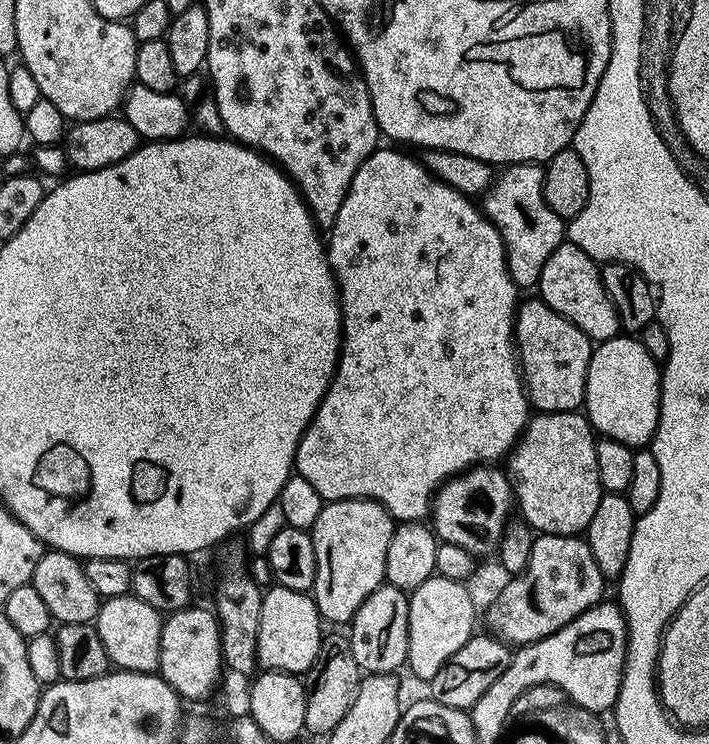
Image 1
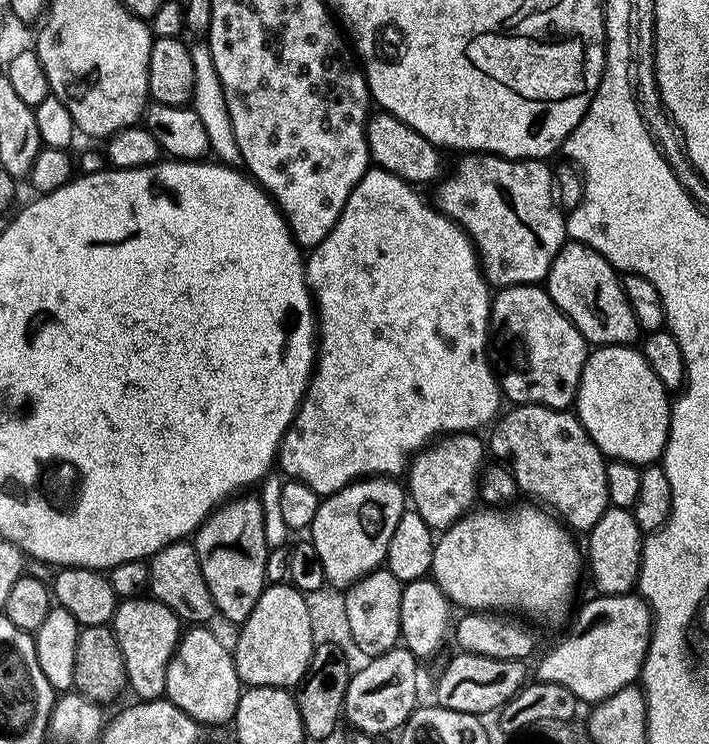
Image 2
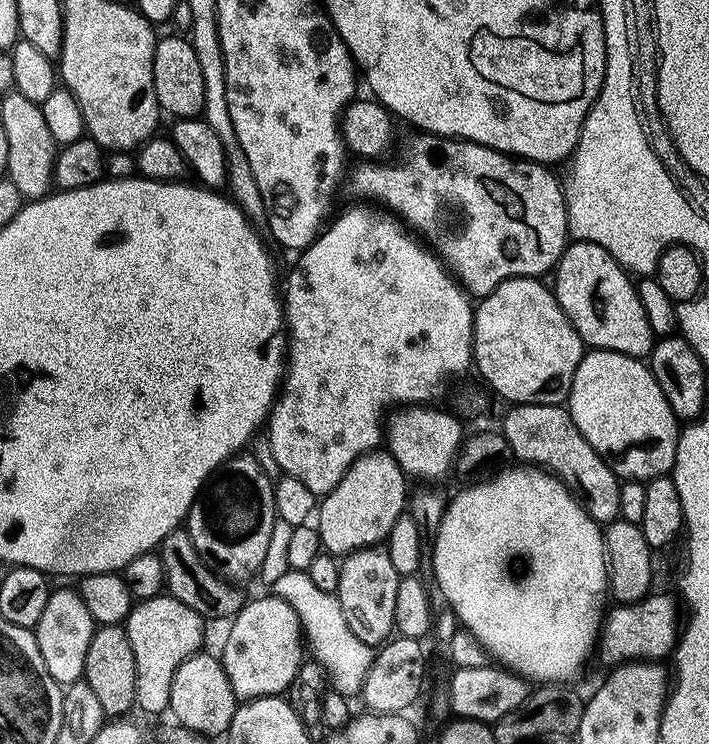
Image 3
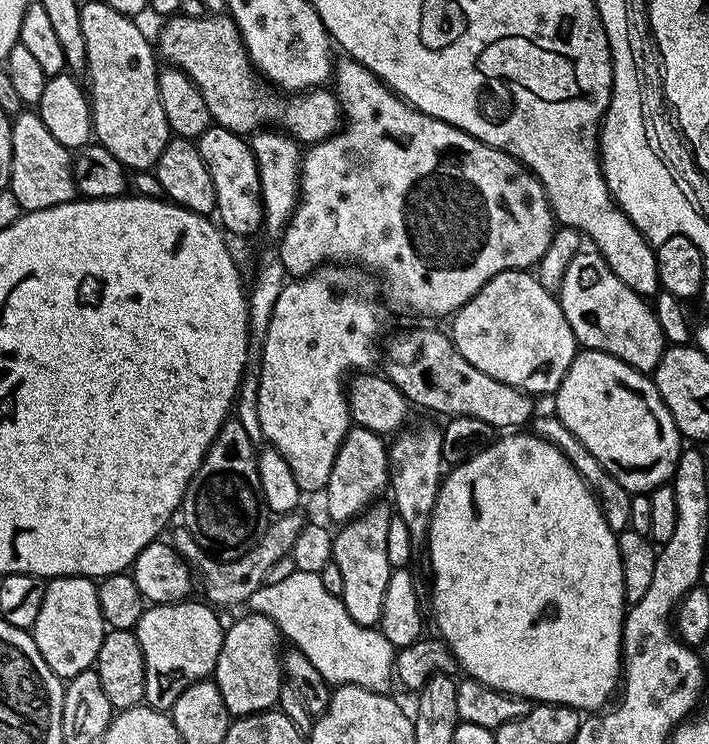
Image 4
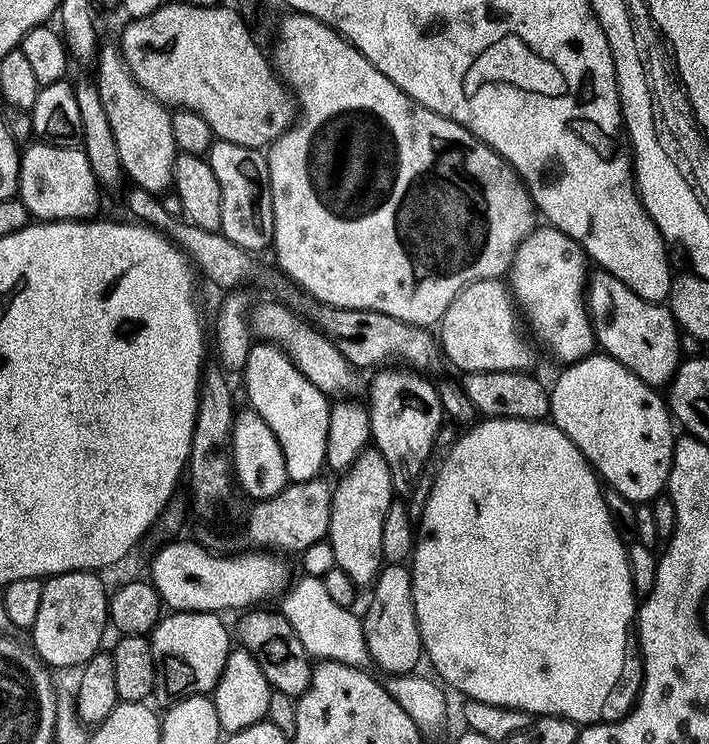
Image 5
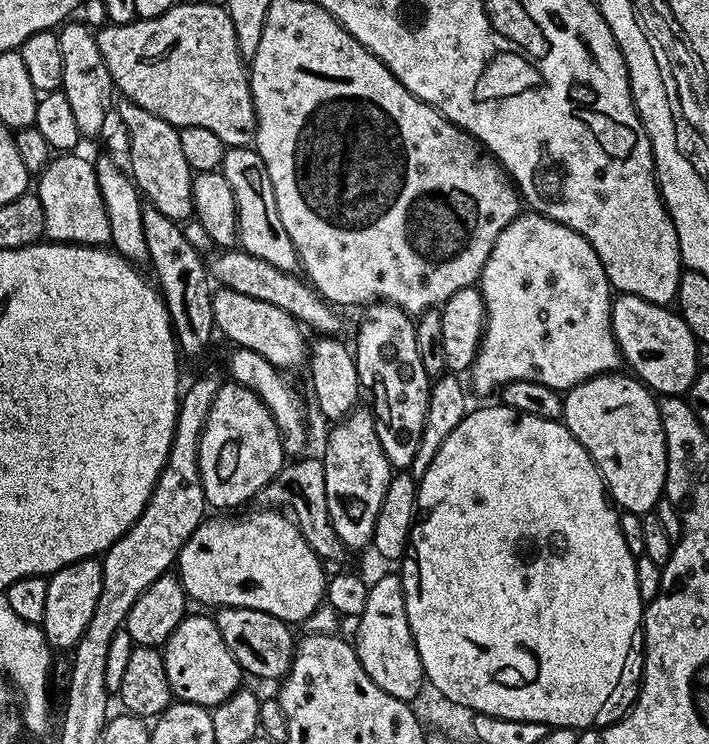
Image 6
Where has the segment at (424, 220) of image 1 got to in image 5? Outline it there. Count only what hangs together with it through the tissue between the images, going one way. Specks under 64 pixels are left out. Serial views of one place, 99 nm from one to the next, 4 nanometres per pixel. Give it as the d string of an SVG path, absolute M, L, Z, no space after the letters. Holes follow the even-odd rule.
M256 342L251 345L249 356L246 358L246 364L242 373L242 381L244 380L244 388L248 391L248 400L251 411L256 412L266 422L266 426L270 426L270 430L274 430L274 434L278 438L278 442L282 446L282 454L286 458L286 474L291 482L306 482L307 480L317 479L325 471L326 465L326 436L328 427L330 426L330 400L324 395L322 390L318 390L318 386L314 386L314 382L310 382L310 378L306 378L302 374L302 370L298 370L298 366L294 366L294 362L289 356L282 351L277 344L269 344L267 342Z

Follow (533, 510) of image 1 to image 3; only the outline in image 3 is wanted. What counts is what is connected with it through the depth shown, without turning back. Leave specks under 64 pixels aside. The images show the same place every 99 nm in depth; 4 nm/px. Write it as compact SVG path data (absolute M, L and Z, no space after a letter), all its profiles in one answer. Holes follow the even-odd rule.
M517 404L507 410L509 412L504 416L502 431L513 457L521 465L539 466L557 476L571 490L572 495L580 501L581 506L588 511L590 518L594 518L597 524L607 526L620 519L618 494L622 481L619 476L614 474L614 470L610 470L610 466L600 457L598 450L594 450L594 446L590 446L590 442L586 442L586 438L582 438L582 430L578 430L578 426L574 426L572 416L564 404Z

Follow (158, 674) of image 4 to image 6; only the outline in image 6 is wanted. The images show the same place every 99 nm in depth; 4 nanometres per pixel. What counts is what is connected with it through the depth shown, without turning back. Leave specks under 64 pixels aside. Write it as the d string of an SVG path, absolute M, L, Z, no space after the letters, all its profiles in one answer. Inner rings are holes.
M185 615L184 621L162 646L166 678L169 680L171 695L177 701L211 710L240 691L242 671L234 654L222 640L215 619L211 615L192 615Z

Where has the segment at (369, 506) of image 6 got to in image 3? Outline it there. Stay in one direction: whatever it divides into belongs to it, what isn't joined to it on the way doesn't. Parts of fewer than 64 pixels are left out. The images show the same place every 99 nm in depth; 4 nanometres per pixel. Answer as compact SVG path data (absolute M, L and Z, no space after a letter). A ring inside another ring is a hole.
M384 546L360 548L340 560L338 590L334 595L342 606L342 614L350 625L350 630L354 630L355 636L362 638L362 642L380 646L393 635L396 626L394 605L401 579L398 570L394 570L390 562L387 547Z

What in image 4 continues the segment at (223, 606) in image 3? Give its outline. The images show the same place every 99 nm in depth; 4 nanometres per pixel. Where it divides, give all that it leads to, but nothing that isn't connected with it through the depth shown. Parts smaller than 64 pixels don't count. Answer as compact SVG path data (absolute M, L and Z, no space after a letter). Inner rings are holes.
M299 511L288 512L284 516L276 516L269 523L268 529L260 536L260 541L252 549L244 553L236 560L222 560L215 556L209 556L196 545L190 530L183 526L176 526L171 529L172 537L170 543L188 565L190 565L198 577L198 588L204 591L203 599L209 605L223 610L231 604L247 605L250 594L258 590L265 583L267 574L272 566L279 559L287 557L291 553L295 539L306 523L305 517L300 517ZM176 528L176 529L175 529Z

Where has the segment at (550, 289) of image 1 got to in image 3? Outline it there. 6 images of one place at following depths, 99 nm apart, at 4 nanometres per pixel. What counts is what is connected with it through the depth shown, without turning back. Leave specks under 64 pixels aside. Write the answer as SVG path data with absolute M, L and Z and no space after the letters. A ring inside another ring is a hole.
M589 240L569 243L560 256L560 261L556 263L555 276L554 291L560 309L568 315L569 322L576 327L576 332L589 349L605 348L607 352L617 352L637 358L651 357L654 333L647 320L646 310L642 310L642 302L638 302L633 277L621 268L619 262L602 246Z

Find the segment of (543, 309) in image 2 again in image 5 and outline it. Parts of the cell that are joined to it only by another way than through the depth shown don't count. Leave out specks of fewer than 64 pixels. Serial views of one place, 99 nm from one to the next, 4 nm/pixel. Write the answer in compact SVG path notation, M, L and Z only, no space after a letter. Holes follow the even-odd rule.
M503 279L470 282L456 295L454 302L446 306L446 314L440 319L438 339L443 357L447 363L449 360L454 367L461 368L464 374L531 369L536 356L524 341L520 324L522 328L518 305Z

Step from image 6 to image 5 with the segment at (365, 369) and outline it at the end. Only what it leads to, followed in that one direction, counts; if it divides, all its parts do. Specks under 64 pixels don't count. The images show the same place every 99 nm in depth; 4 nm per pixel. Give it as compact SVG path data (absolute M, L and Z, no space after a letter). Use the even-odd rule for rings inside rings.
M382 368L373 376L368 401L371 441L390 467L393 491L404 496L433 455L437 434L444 425L439 389L434 384L432 386L423 373L415 370Z

